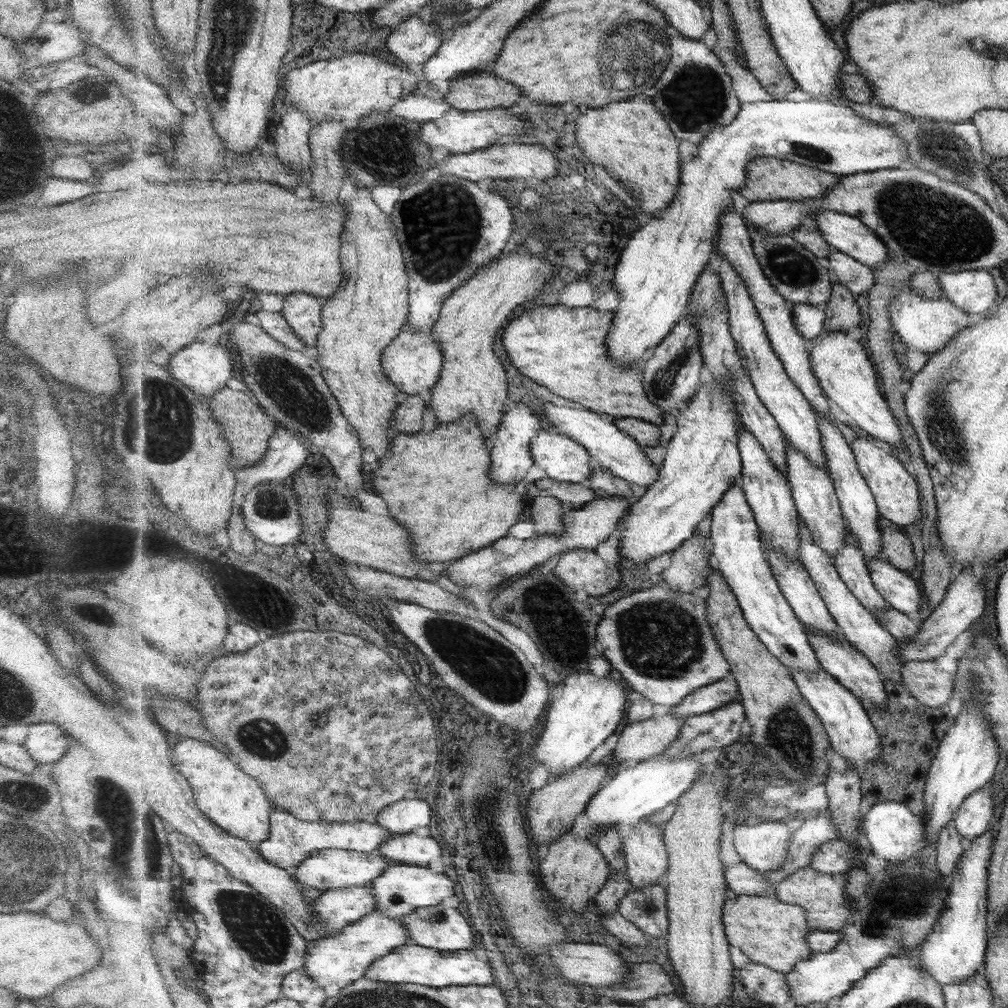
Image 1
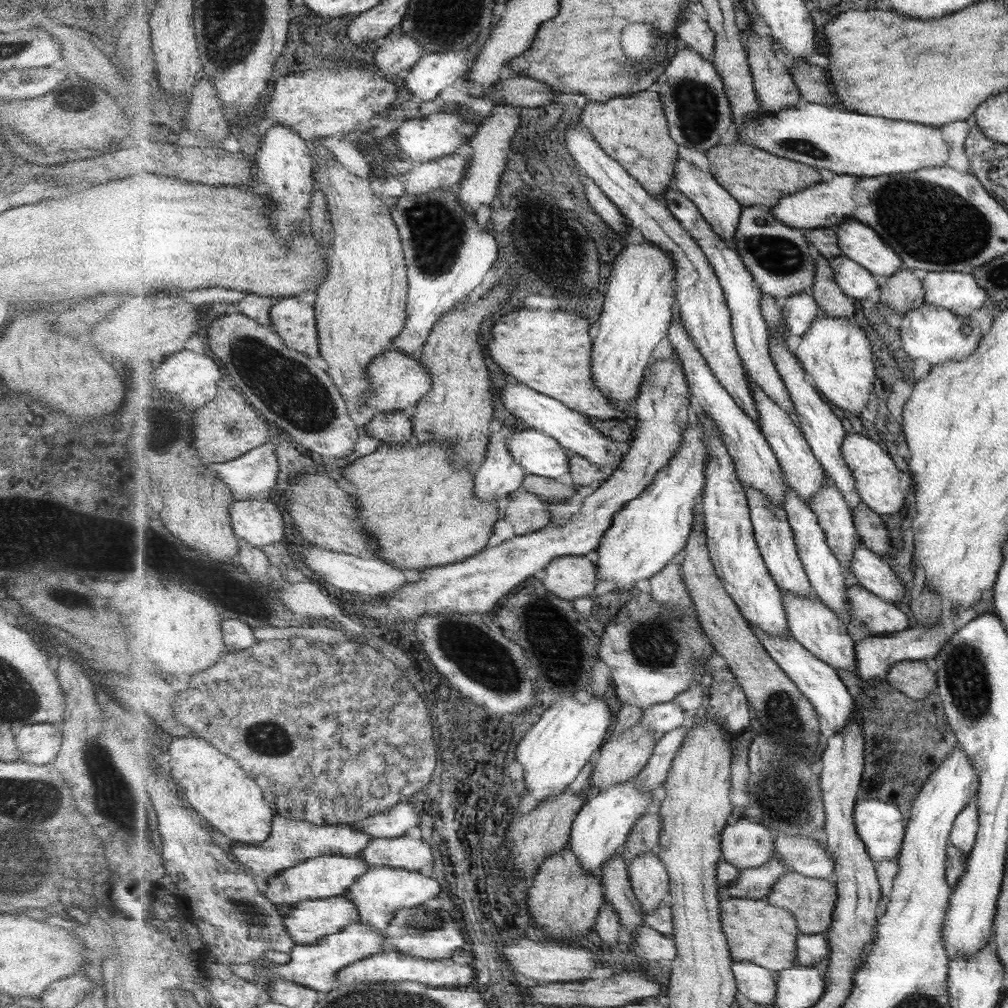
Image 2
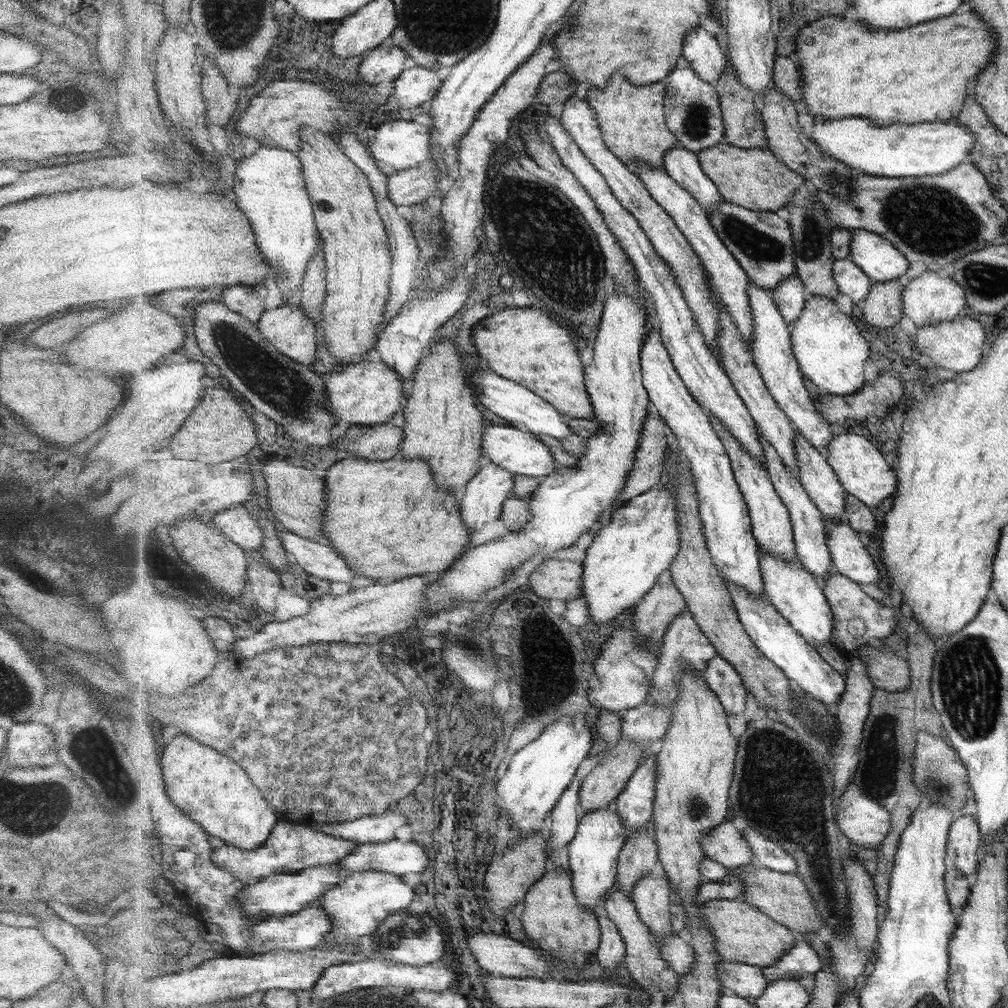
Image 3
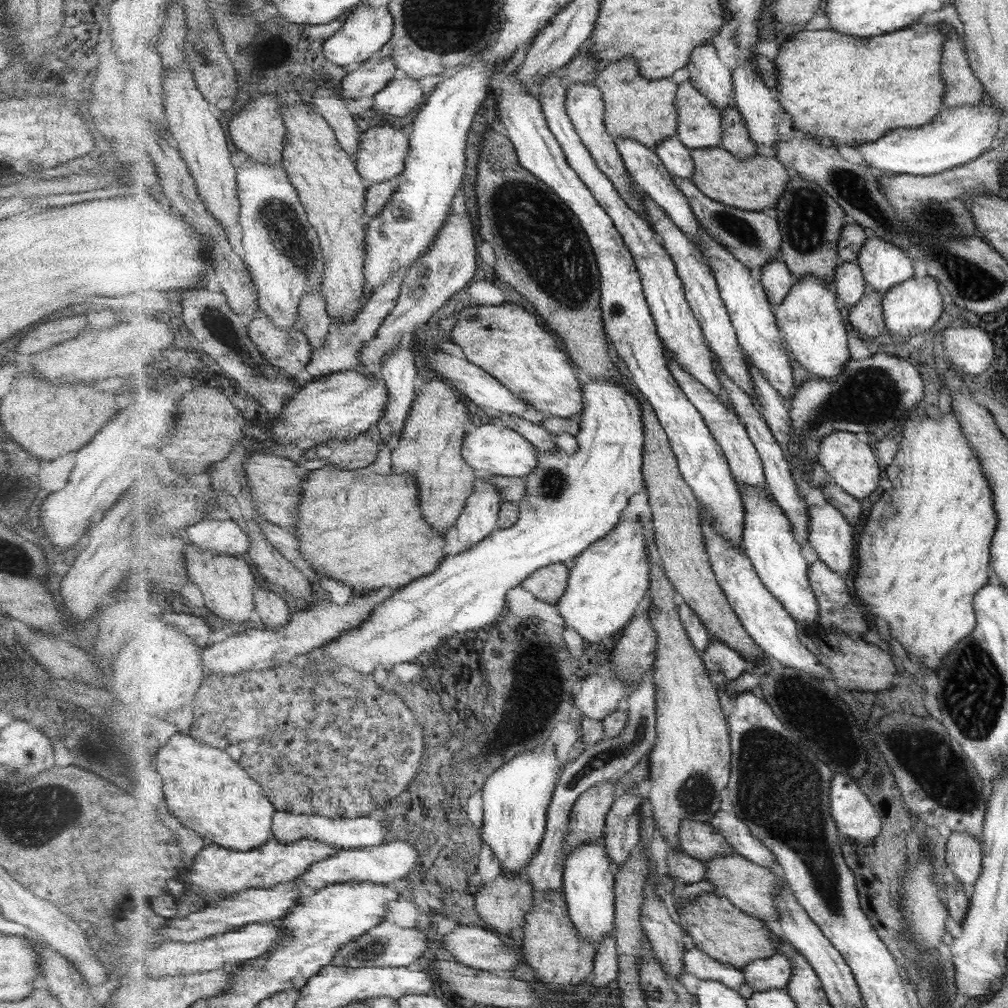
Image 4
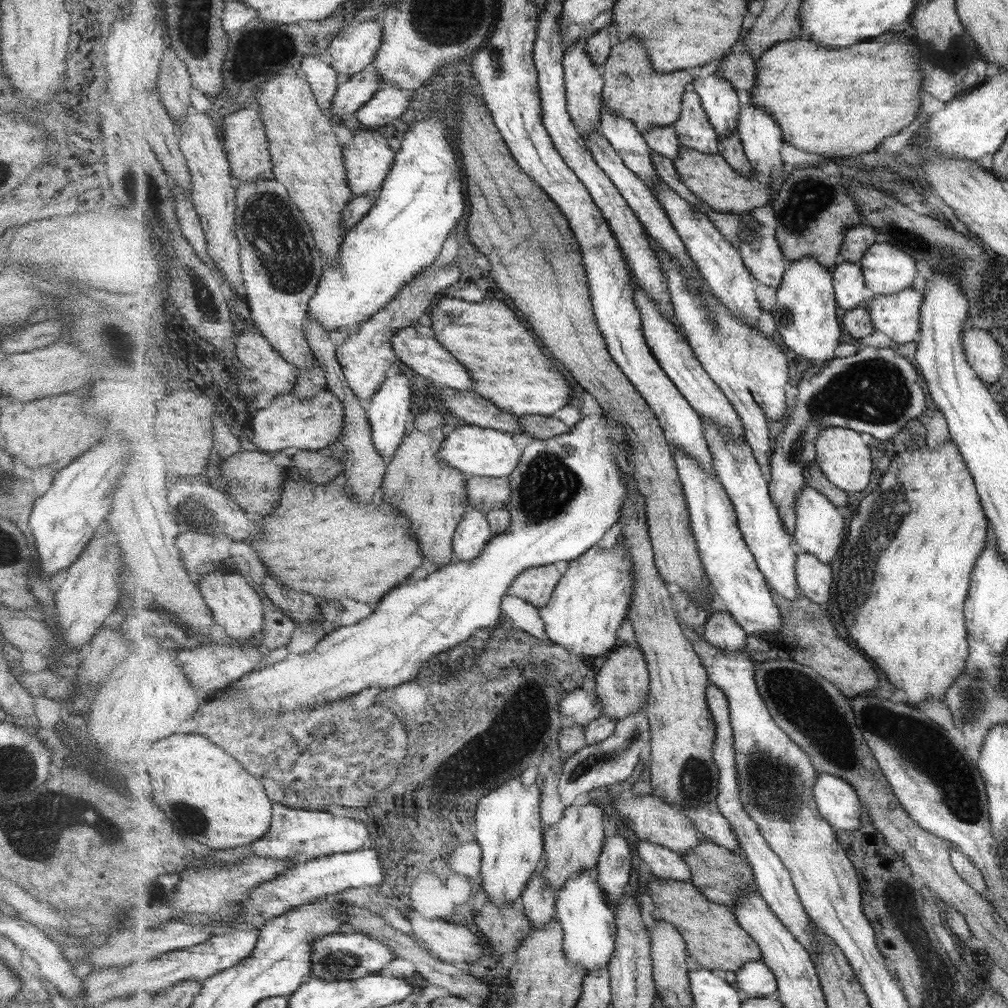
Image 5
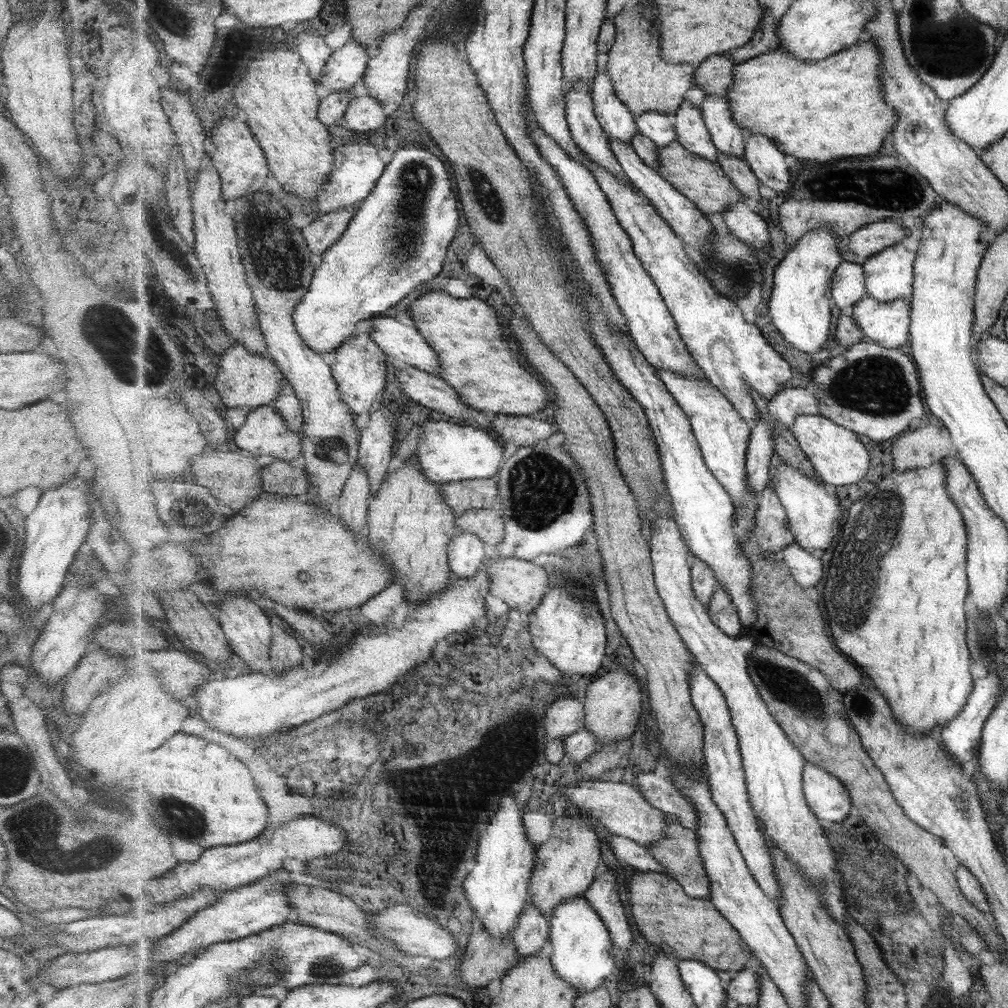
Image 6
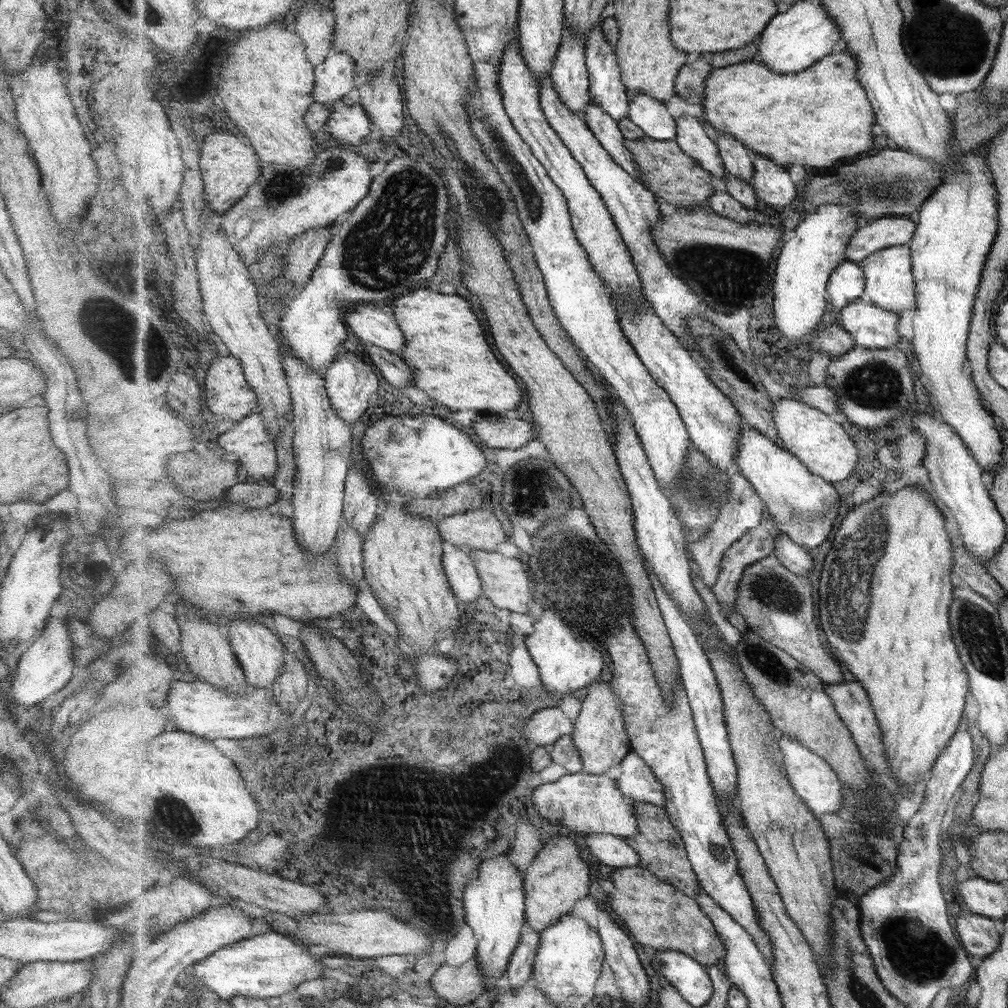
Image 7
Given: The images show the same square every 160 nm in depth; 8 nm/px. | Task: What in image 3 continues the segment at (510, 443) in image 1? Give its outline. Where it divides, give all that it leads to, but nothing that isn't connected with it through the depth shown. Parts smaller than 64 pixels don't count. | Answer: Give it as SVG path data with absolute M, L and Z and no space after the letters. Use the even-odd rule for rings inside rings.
M489 461L463 487L459 497L463 522L470 532L502 518L504 502L514 496L515 474Z

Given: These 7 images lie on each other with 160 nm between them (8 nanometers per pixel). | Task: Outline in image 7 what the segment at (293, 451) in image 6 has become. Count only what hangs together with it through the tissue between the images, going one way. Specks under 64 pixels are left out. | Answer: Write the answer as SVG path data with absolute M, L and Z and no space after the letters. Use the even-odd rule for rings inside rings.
M256 410L236 423L230 431L221 434L217 441L227 454L239 455L239 463L245 468L244 480L250 482L274 480L274 474L279 466L279 452L276 441L270 437L260 412Z

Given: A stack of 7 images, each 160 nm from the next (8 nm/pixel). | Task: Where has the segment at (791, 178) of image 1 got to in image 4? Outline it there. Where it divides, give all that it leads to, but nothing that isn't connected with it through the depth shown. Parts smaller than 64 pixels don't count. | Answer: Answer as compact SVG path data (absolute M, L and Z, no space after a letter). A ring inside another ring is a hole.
M723 146L692 149L692 156L696 167L693 174L695 186L709 198L727 206L759 212L765 208L775 209L781 194L785 192L791 181L784 164L776 157L755 155L749 159L737 159Z

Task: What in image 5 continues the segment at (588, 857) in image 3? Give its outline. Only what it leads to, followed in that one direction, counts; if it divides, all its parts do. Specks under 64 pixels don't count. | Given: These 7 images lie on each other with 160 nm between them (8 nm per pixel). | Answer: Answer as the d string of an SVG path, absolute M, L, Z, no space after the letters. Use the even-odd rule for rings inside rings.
M584 870L554 892L556 914L564 930L566 957L572 964L581 965L586 972L608 966L616 950L618 926L616 912L599 886L595 870Z

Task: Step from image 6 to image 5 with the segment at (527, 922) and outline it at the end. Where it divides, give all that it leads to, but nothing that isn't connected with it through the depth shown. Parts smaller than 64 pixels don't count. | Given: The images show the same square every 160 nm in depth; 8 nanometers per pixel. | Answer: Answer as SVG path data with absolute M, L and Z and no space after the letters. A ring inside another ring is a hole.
M536 873L520 896L519 902L534 929L544 928L557 917L554 892L540 873Z

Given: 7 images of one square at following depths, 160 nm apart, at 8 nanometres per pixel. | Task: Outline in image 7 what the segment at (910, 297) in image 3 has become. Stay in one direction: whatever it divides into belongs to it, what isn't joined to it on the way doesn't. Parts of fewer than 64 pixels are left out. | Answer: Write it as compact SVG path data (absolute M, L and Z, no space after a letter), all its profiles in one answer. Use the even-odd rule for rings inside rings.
M866 299L856 301L840 312L840 323L842 327L853 335L856 344L866 346L871 349L889 349L895 348L896 344L901 340L898 331L898 324L901 313L883 310Z

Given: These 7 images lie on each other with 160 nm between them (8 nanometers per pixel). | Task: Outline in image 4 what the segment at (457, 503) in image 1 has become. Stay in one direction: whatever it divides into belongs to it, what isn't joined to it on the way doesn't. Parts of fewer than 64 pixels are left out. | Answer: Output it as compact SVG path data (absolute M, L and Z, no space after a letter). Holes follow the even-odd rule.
M365 432L357 435L355 438L346 438L345 440L336 440L334 438L334 440L331 440L329 442L331 455L328 459L327 456L325 456L325 460L328 460L328 464L323 468L312 470L305 476L304 483L302 484L302 497L298 504L300 512L299 520L297 521L296 527L292 529L300 541L301 554L306 558L319 580L323 577L321 576L323 572L329 578L334 578L335 580L340 580L348 584L357 593L370 593L371 591L381 590L381 588L385 588L385 586L389 586L389 588L395 590L400 589L416 581L418 578L433 574L445 559L445 553L443 553L443 548L445 548L445 544L447 544L445 534L435 532L435 529L425 520L425 515L422 513L422 510L420 510L419 487L416 481L416 474L414 474L414 472L402 472L402 474L394 474L391 472L385 476L367 469L369 464L375 462L377 454L379 454L379 447L381 445L384 446L384 444L385 442L381 438L377 440L373 439L371 436L365 435Z

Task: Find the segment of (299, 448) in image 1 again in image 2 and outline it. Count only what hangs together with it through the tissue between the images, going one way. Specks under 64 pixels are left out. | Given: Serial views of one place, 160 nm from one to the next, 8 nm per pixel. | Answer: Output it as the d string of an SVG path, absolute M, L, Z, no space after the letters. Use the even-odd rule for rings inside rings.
M269 441L248 453L237 460L206 464L206 468L214 470L229 485L235 501L259 500L272 494L278 483L281 463L275 443Z

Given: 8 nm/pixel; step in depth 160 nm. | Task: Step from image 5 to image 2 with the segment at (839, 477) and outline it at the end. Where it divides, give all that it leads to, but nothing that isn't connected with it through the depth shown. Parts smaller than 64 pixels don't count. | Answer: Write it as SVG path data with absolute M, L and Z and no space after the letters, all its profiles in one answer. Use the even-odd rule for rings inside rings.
M848 433L843 441L843 456L856 480L858 493L862 501L882 516L895 514L905 506L905 496L901 488L901 470L893 462L893 458L885 452L871 437L860 433Z

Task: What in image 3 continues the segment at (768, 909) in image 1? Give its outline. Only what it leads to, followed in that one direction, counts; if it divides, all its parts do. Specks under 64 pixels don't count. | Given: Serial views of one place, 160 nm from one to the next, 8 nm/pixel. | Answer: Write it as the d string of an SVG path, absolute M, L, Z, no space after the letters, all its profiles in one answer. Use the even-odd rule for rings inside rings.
M733 899L707 901L700 910L700 916L713 933L717 952L725 961L747 963L755 966L769 966L781 960L792 949L800 935L793 930L775 922L768 914L756 906Z

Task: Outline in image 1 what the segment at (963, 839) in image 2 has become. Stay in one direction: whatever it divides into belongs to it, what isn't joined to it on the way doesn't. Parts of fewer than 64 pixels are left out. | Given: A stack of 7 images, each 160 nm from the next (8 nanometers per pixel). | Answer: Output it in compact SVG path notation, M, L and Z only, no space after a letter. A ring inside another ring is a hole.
M981 790L964 802L956 812L954 821L959 834L964 836L966 843L969 844L974 838L989 830L993 816L995 816L993 798Z

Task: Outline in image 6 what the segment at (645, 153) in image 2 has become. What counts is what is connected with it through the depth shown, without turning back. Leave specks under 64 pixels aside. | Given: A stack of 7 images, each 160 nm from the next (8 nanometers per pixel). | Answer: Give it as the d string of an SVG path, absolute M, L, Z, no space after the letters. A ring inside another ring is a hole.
M643 3L633 9L624 10L613 16L617 26L615 44L607 53L608 68L616 93L634 115L649 111L659 111L661 114L673 116L683 101L687 90L693 88L696 69L687 63L672 63L662 55L659 28L655 26L655 14L647 12Z

